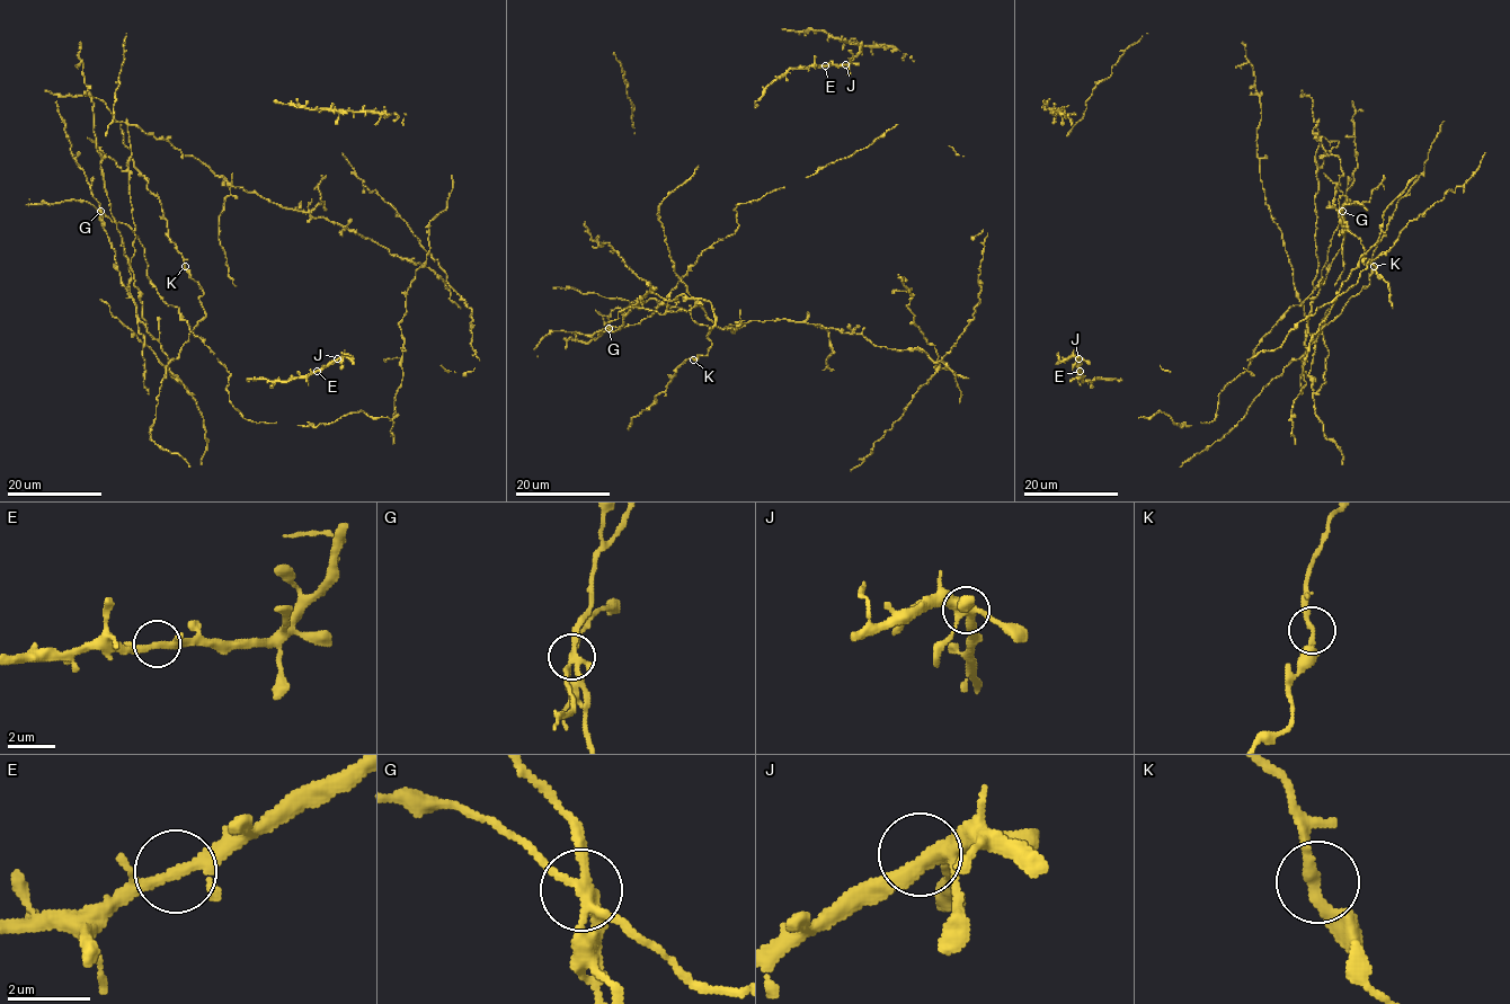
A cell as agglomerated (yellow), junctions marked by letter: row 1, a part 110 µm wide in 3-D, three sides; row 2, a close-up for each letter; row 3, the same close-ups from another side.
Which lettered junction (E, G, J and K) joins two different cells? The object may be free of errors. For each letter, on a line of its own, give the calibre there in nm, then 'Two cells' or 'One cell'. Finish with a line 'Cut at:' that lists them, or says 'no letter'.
E: Thickness 240 nm. One cell
G: Thickness 240 nm. Two cells
J: Thickness 340 nm. One cell
K: Thickness 240 nm. One cell
Cut at: G

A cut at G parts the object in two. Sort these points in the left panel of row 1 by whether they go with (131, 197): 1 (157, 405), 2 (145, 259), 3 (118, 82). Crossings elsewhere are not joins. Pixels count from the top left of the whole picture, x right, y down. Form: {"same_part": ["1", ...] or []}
{"same_part": []}

